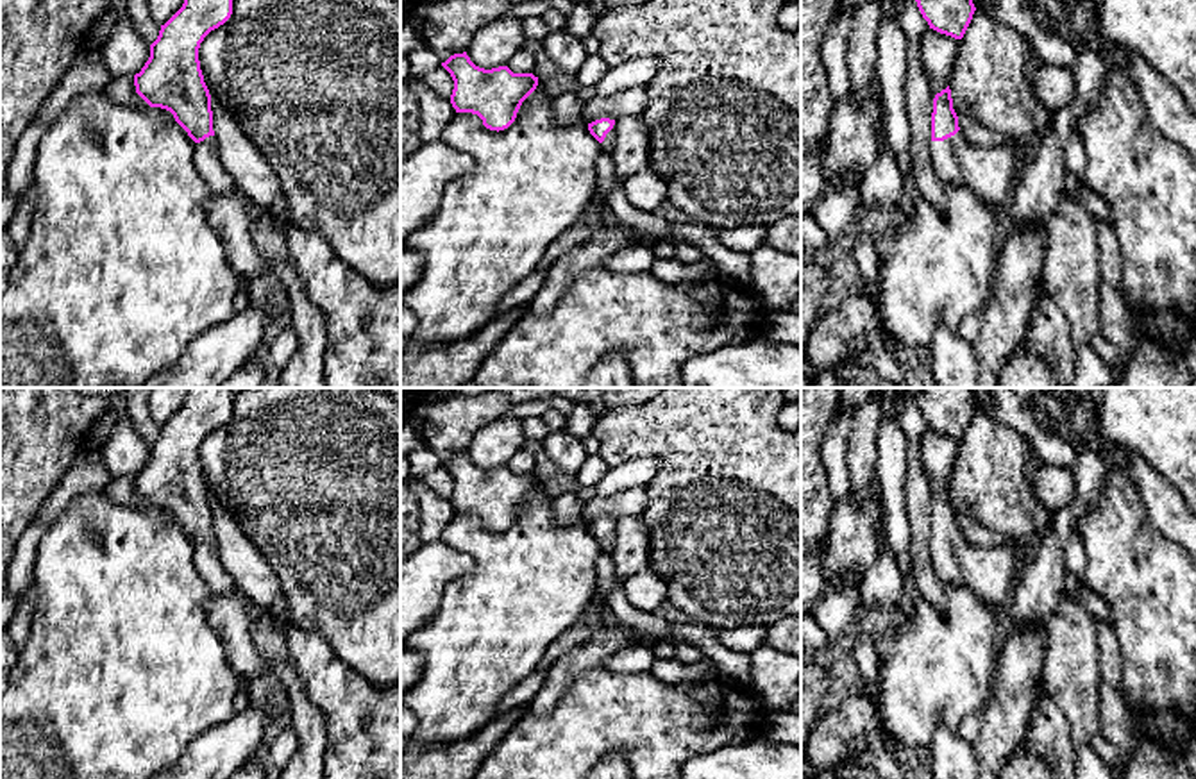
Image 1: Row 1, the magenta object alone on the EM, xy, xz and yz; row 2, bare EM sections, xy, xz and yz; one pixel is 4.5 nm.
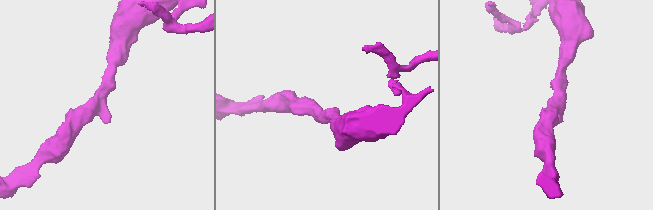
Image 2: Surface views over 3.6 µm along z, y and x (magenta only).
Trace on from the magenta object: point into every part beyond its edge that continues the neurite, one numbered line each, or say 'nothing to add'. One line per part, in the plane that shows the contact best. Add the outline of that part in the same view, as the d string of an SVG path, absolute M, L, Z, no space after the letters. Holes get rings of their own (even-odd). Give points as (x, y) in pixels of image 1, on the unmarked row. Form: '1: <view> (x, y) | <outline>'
1: yz (991, 572) | M958 531L944 541L931 541L931 559L944 584L964 584L994 611L1008 602L1032 543L971 545Z

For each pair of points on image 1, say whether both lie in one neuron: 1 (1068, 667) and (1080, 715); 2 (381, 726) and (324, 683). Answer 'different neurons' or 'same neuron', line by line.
1: same neuron
2: same neuron

